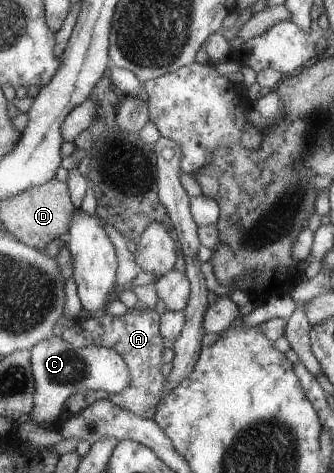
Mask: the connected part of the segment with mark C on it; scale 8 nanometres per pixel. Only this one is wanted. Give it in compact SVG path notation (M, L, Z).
M52 336L37 343L31 352L31 368L36 382L35 406L30 414L40 427L61 430L61 415L65 403L82 389L106 390L111 394L125 391L132 374L122 354L106 346L78 348L62 336Z

